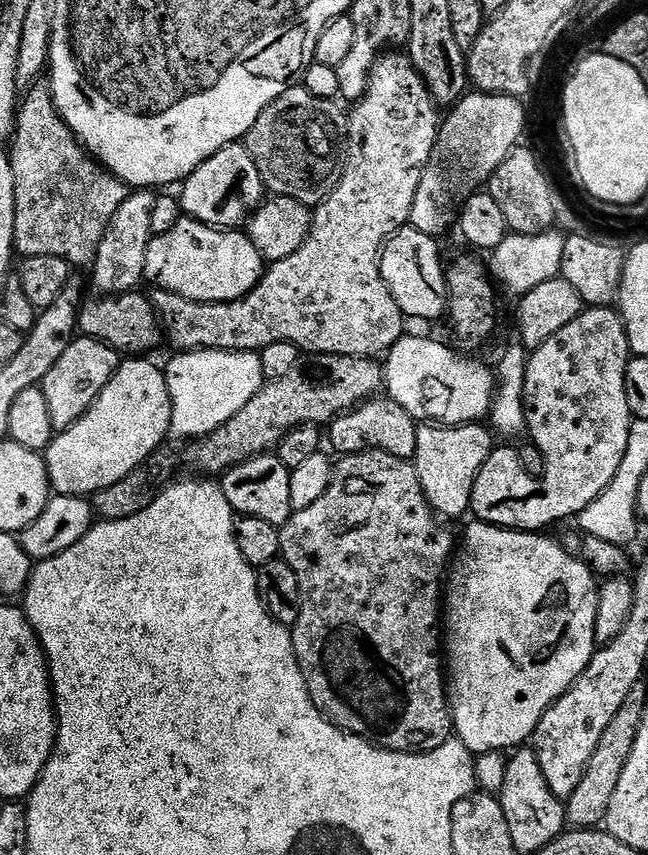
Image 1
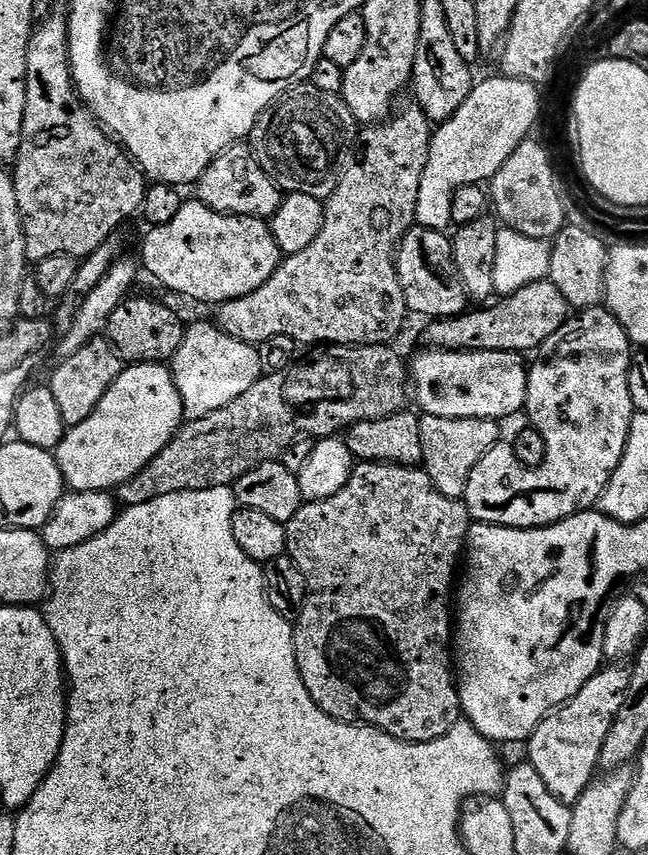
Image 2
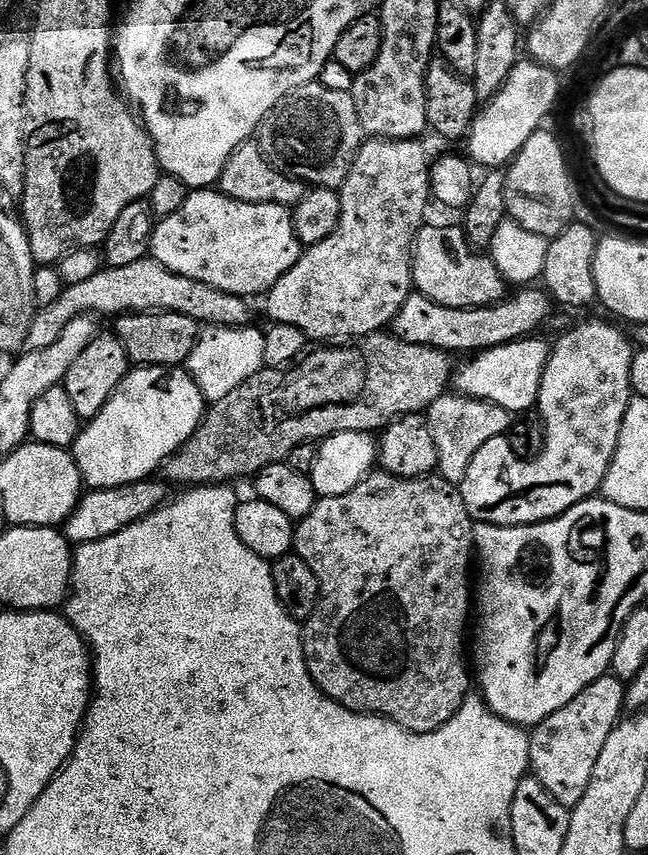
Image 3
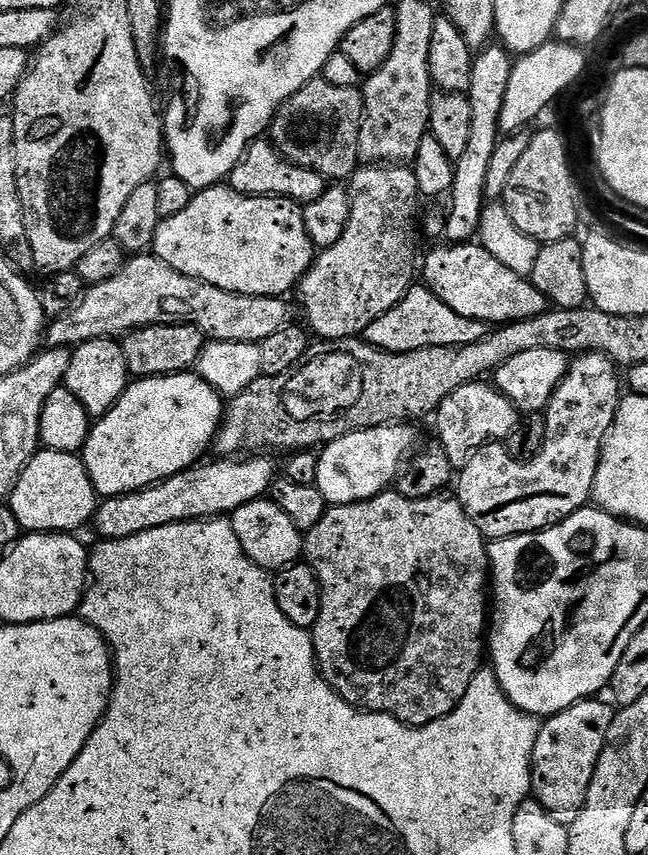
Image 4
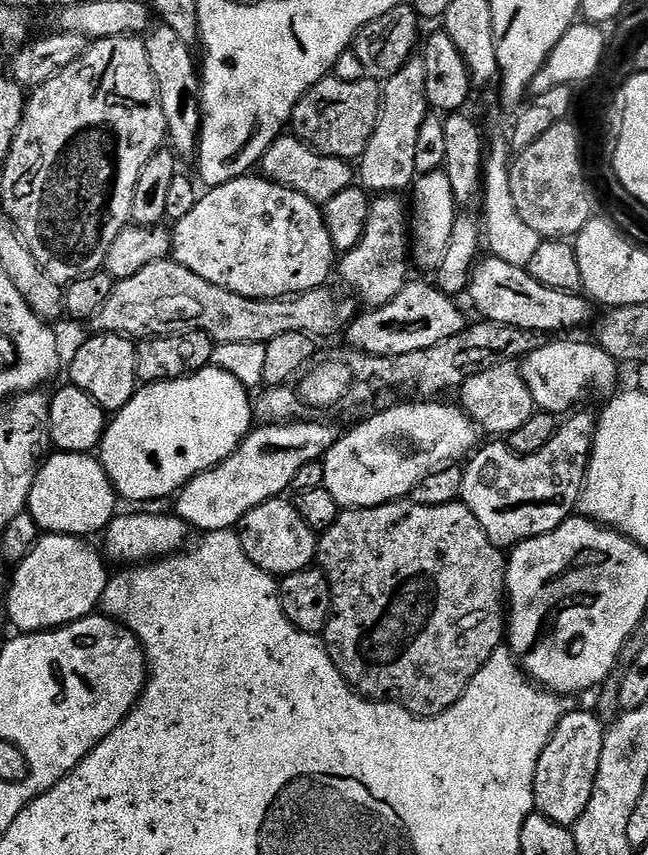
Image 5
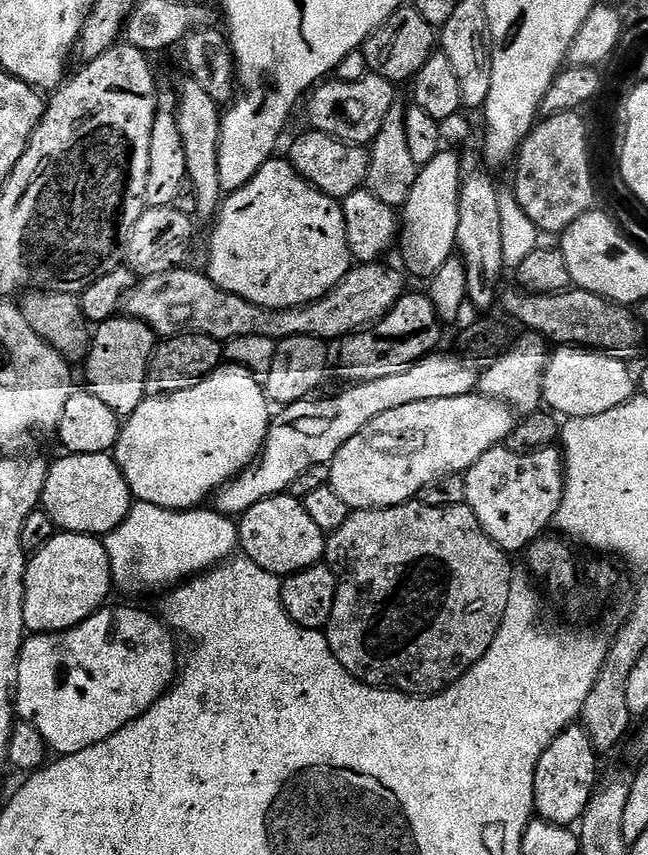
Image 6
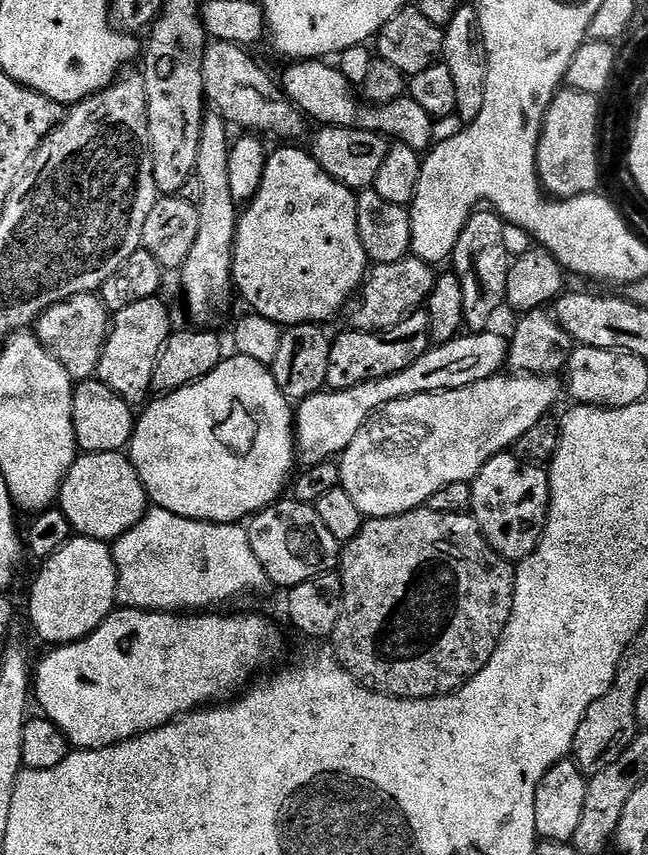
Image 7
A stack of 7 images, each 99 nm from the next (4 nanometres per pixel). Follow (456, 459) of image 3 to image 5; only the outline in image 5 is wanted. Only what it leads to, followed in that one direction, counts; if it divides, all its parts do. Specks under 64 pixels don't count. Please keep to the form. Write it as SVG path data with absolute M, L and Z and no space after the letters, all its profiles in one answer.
M517 361L502 362L484 369L467 379L461 385L460 404L474 423L492 436L507 436L521 428L535 413L533 396L522 377Z

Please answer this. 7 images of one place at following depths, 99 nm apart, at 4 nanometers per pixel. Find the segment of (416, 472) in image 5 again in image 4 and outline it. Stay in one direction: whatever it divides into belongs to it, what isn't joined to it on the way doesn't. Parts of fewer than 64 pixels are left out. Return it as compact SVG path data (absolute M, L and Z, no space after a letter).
M395 422L354 431L326 444L318 456L315 483L326 502L332 506L344 506L369 500L387 491L398 478L402 462L409 457L408 452L416 442L416 432L412 427Z

